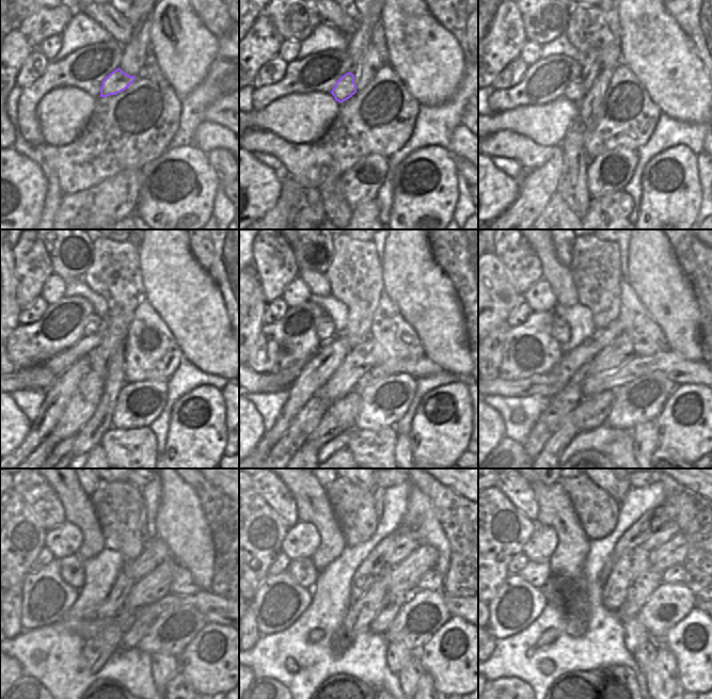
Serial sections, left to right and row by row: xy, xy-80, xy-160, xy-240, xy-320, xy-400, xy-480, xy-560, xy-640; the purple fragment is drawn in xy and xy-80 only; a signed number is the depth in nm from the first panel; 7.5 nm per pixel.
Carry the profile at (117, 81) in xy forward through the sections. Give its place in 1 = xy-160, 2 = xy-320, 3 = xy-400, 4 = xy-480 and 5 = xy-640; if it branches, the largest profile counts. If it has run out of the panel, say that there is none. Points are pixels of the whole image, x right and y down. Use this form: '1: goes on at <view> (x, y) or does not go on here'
1: goes on at xy-160 (573, 92)
2: goes on at xy-320 (326, 331)
3: goes on at xy-400 (560, 331)
4: goes on at xy-480 (72, 571)
5: goes on at xy-640 (535, 573)

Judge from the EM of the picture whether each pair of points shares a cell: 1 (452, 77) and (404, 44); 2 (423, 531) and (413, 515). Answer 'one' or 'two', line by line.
1: one
2: one

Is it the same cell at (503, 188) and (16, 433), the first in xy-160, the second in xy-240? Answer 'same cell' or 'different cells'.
same cell

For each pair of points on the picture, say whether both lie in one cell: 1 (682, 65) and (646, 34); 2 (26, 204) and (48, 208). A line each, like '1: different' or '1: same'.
1: same
2: different

